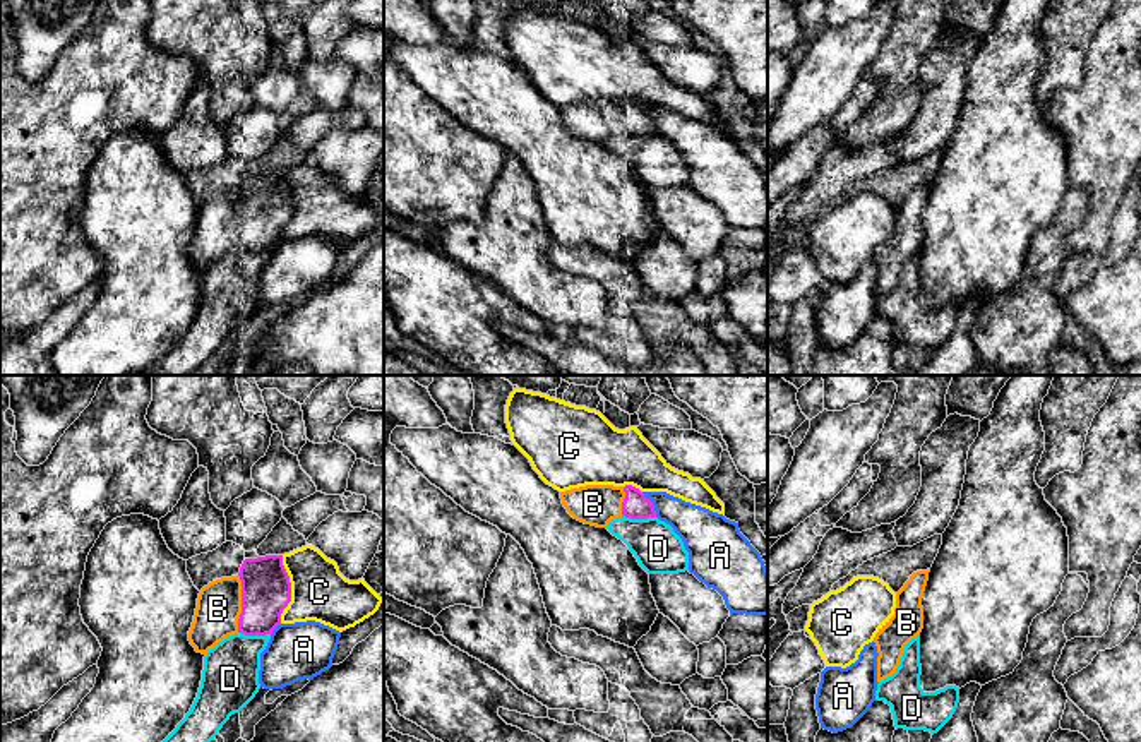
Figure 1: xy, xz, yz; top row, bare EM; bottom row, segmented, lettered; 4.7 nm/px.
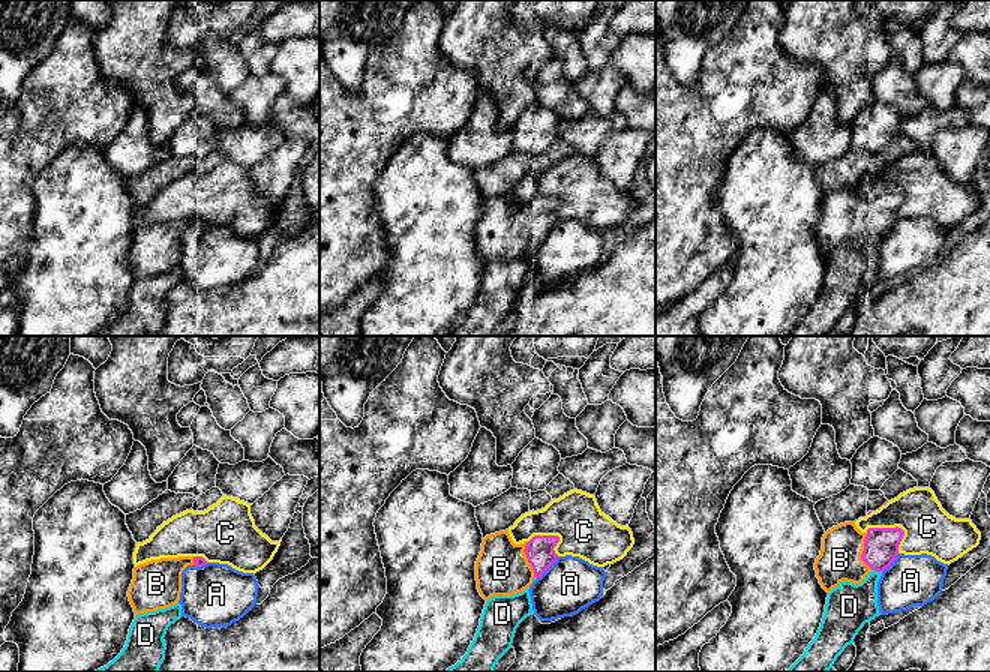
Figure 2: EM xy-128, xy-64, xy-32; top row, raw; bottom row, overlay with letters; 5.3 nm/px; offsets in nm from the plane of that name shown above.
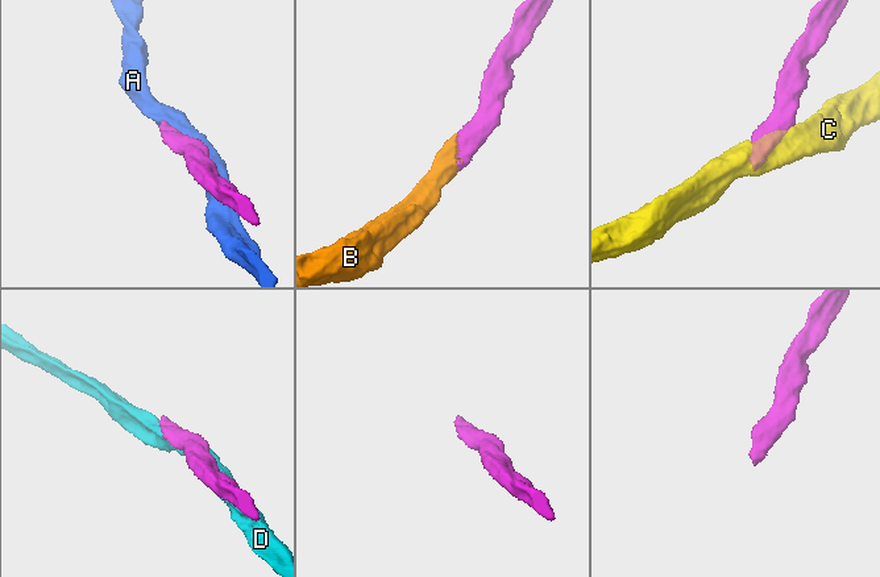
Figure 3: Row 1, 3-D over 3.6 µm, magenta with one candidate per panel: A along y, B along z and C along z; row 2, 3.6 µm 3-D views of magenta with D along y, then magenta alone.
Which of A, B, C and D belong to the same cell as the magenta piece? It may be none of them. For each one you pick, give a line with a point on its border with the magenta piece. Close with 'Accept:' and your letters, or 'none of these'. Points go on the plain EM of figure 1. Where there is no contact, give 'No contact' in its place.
B: Touches magenta at xy (242, 220)
Accept: B

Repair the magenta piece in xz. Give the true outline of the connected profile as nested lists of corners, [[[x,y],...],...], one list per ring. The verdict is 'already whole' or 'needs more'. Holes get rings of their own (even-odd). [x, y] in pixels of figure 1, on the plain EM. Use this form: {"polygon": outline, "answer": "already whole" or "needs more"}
{"polygon": [[[586,101],[560,108],[560,115],[574,135],[596,144],[606,144],[612,135],[622,132],[630,135],[656,134],[653,118],[632,101]]], "answer": "needs more"}

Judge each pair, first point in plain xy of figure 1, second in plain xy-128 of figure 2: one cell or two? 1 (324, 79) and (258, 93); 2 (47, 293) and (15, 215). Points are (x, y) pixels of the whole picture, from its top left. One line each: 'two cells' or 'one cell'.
1: one cell
2: one cell

